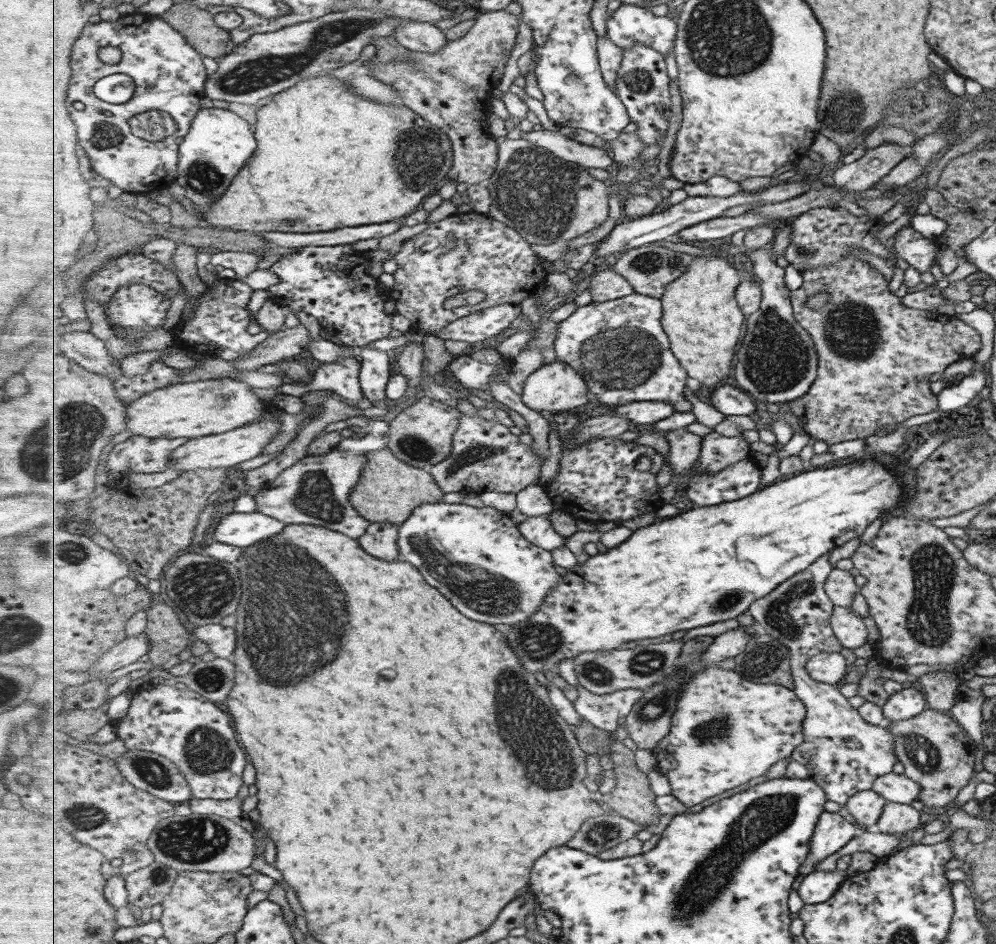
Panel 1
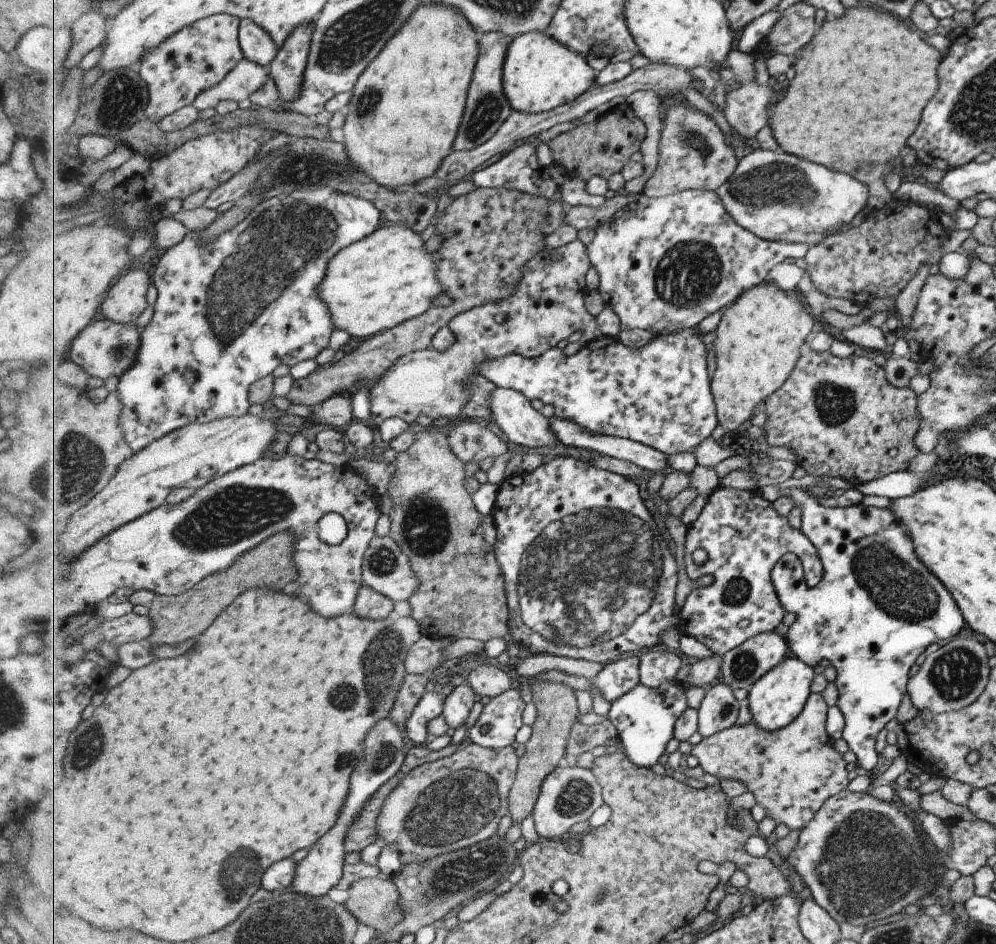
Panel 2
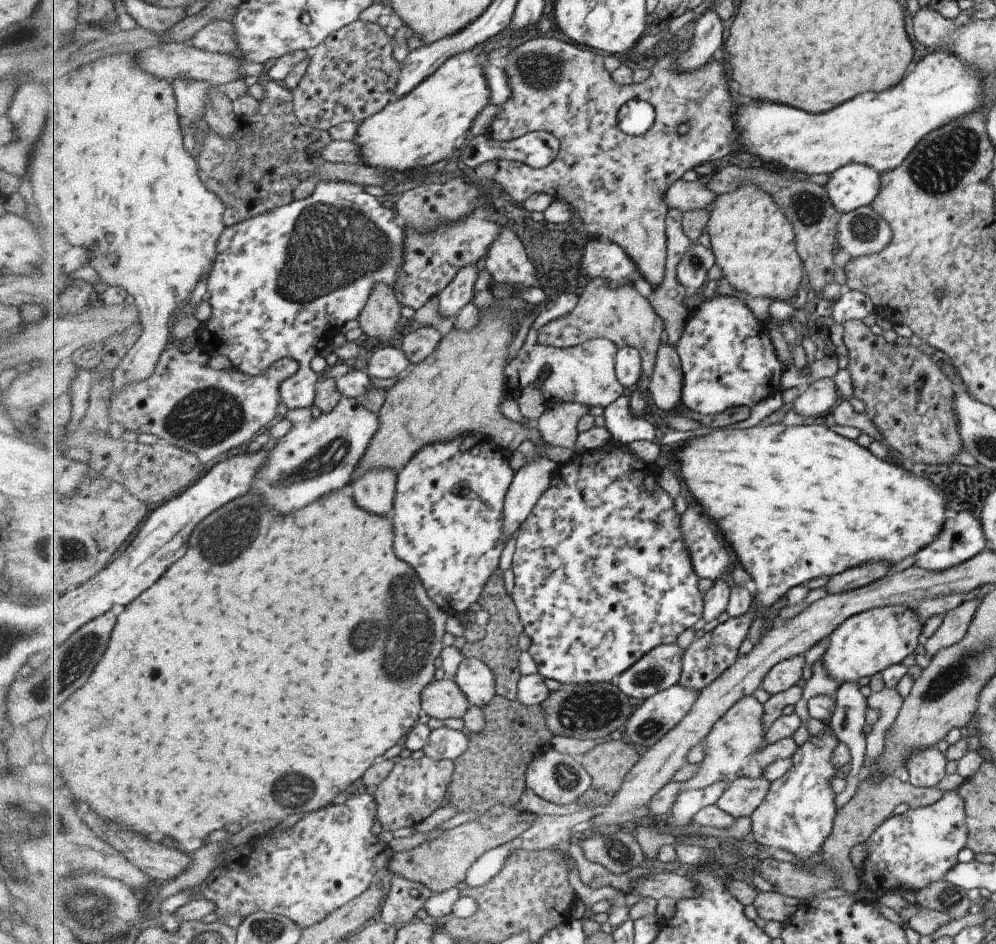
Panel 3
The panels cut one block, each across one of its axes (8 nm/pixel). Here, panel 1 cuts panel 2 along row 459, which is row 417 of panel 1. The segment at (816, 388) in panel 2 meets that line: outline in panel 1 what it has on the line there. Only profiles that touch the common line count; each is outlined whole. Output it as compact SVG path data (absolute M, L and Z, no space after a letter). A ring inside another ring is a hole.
M845 256L835 265L811 268L803 272L803 277L803 288L792 292L792 306L795 319L811 334L817 368L811 390L798 400L789 402L788 408L813 441L821 440L827 445L834 445L867 438L883 426L896 426L913 416L935 411L938 403L929 390L929 376L941 373L949 364L974 356L979 351L980 337L973 328L953 316L906 308L889 292L888 282L880 272L870 268L862 259ZM821 292L829 294L830 300L820 310L811 311L806 306L807 300Z

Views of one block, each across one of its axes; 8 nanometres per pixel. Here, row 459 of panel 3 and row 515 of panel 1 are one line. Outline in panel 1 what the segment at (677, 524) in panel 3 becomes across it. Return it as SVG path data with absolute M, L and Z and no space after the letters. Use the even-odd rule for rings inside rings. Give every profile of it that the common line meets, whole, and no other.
M553 414L556 430L562 444L559 458L559 474L545 486L547 495L557 505L557 510L571 513L575 518L590 522L615 522L631 520L647 512L656 512L662 505L661 488L657 482L657 474L665 466L665 456L659 454L651 446L635 444L633 441L623 441L615 436L599 438L591 442L583 442L583 446L573 448L571 441L575 429L585 420L578 420L575 414ZM641 456L651 458L652 466L649 472L641 472L635 468L635 462Z

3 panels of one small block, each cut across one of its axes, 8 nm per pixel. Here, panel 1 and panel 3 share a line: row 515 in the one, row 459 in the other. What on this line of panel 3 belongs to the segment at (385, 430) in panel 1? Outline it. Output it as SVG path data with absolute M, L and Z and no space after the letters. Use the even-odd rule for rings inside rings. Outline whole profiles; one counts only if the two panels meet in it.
M345 395L342 401L335 406L335 410L329 414L321 414L320 417L313 418L311 406L309 406L309 408L295 408L295 410L288 408L286 418L293 424L292 429L275 440L277 444L271 448L267 462L263 464L263 468L259 470L253 482L255 494L263 496L267 506L271 506L273 512L285 514L285 516L319 501L319 498L327 494L350 488L359 466L362 465L363 458L366 457L367 450L370 449L371 442L374 441L375 434L382 429L382 419L379 413L367 410L358 398Z

